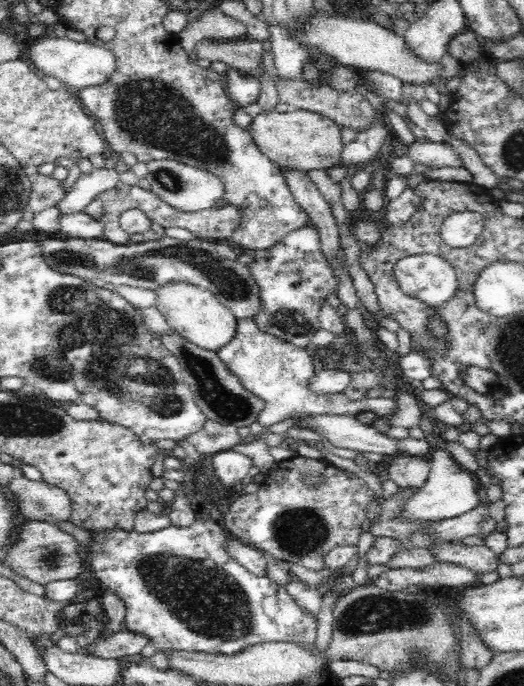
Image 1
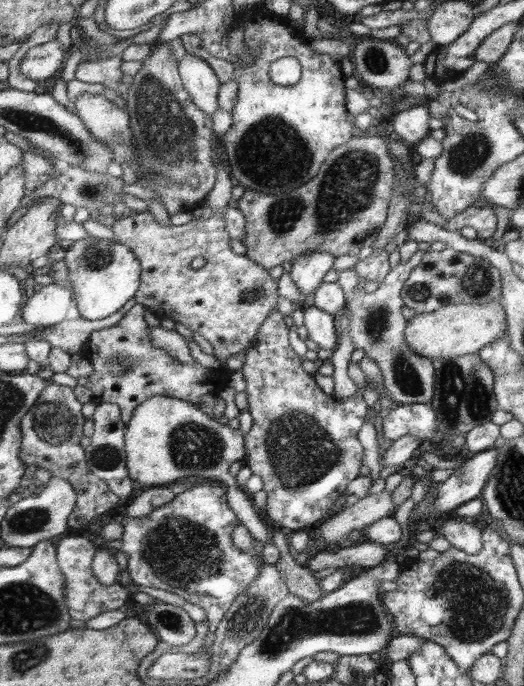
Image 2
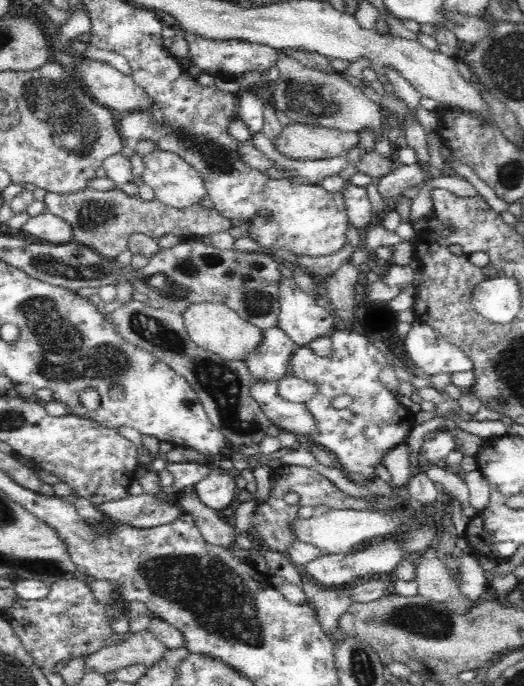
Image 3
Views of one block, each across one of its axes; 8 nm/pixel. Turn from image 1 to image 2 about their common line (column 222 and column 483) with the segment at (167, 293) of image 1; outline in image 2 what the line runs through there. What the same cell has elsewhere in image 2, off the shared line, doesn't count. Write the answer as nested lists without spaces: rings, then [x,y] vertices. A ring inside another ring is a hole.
[[[495,298],[486,304],[448,304],[434,312],[416,314],[408,320],[406,345],[412,351],[434,359],[456,359],[468,354],[478,354],[484,346],[490,346],[507,333],[506,309],[502,299]]]

